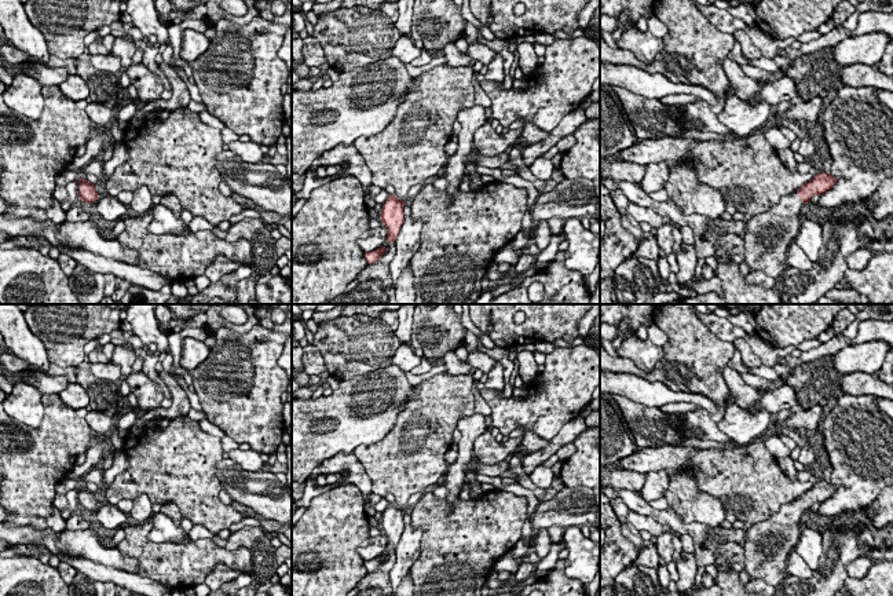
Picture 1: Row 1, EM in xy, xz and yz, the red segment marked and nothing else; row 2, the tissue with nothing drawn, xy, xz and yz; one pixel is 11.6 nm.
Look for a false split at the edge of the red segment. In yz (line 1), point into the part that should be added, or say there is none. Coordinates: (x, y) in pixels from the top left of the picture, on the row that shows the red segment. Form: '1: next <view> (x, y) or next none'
1: next yz (767, 237)

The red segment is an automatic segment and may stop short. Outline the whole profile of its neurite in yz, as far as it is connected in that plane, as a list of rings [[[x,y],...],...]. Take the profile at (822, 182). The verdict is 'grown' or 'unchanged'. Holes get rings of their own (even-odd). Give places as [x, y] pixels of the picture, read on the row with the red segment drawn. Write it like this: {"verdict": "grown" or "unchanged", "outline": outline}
{"verdict": "grown", "outline": [[[820,172],[799,190],[783,195],[766,212],[750,217],[744,227],[744,262],[751,271],[779,278],[787,266],[788,246],[795,241],[804,208],[813,195],[821,195],[838,182]]]}

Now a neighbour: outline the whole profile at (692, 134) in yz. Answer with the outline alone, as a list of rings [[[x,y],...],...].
[[[689,129],[681,135],[677,135],[678,139],[696,139],[696,140],[711,140],[711,139],[717,139],[717,140],[732,140],[733,136],[732,135],[720,135],[716,132],[702,132],[702,131],[696,131],[696,129]]]

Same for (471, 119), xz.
[[[475,105],[461,110],[457,116],[457,120],[461,124],[461,131],[457,136],[458,146],[455,153],[449,157],[449,161],[442,171],[442,175],[449,182],[444,191],[451,197],[460,190],[460,180],[465,175],[465,161],[475,153],[473,135],[476,129],[487,121],[484,110],[486,107]]]

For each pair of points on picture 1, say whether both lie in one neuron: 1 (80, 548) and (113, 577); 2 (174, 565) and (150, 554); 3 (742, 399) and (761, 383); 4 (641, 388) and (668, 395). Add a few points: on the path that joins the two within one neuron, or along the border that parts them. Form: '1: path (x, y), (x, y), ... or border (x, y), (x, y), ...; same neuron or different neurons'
1: border (63, 554), (84, 556), (125, 571); different neurons
2: path (168, 563), (161, 556), (156, 556); same neuron
3: border (739, 373), (757, 391); different neurons
4: path (648, 394), (661, 395); same neuron

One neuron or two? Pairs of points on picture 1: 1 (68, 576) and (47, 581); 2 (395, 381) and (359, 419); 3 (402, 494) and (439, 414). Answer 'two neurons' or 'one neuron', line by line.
1: two neurons
2: one neuron
3: one neuron

